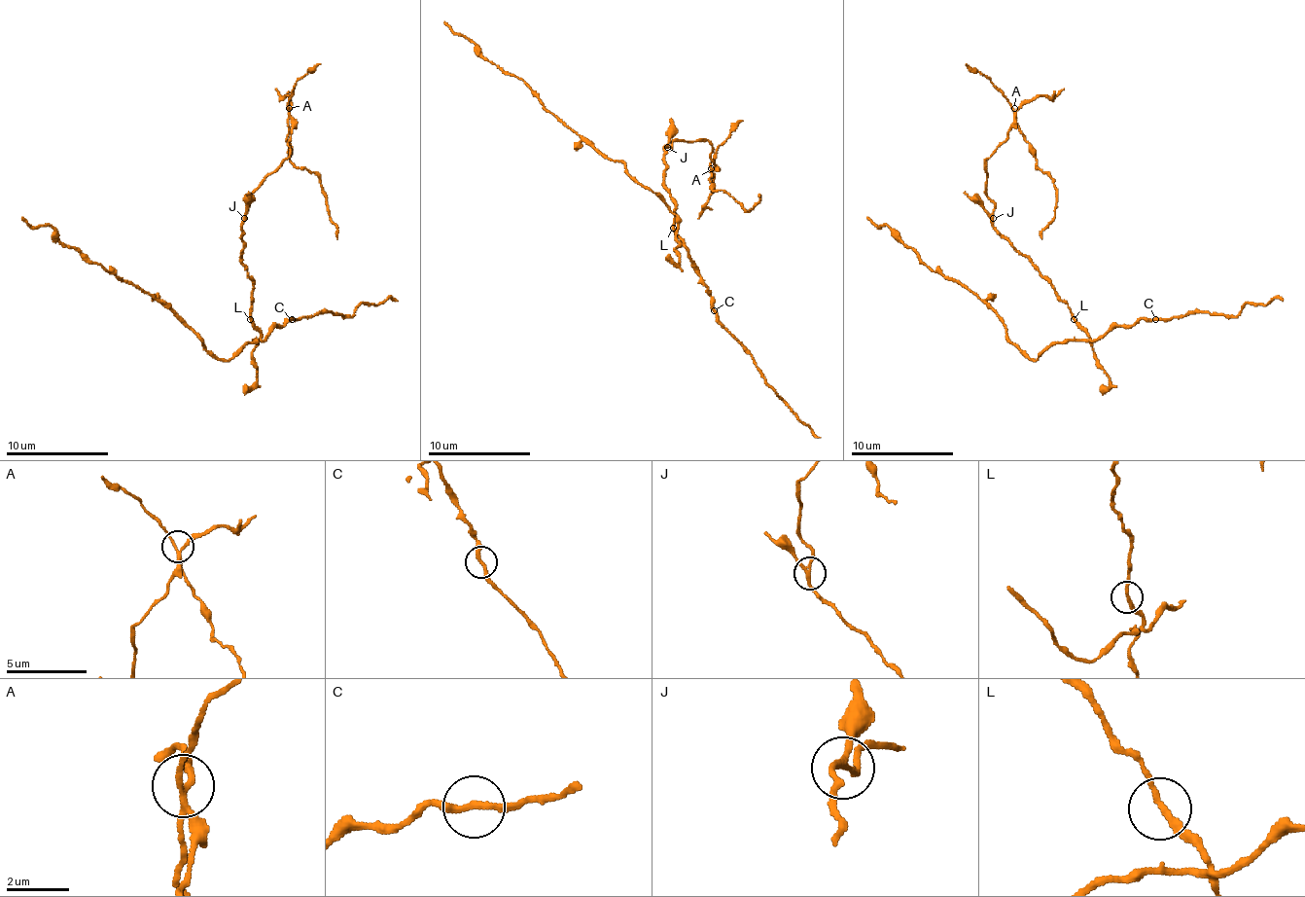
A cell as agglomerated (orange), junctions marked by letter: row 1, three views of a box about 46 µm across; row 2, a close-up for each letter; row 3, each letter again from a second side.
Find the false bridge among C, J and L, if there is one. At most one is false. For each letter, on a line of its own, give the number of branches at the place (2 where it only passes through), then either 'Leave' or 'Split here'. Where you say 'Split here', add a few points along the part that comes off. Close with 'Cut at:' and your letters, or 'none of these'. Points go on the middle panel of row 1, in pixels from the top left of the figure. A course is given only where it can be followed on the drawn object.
C: Branches: 2. Leave
J: Branches: 3. Split here. Course of the part to remove: (667, 148), (675, 140), (706, 140), (714, 168), (711, 189), (724, 189), (745, 210), (760, 197)
L: Branches: 2. Leave
Cut at: J

